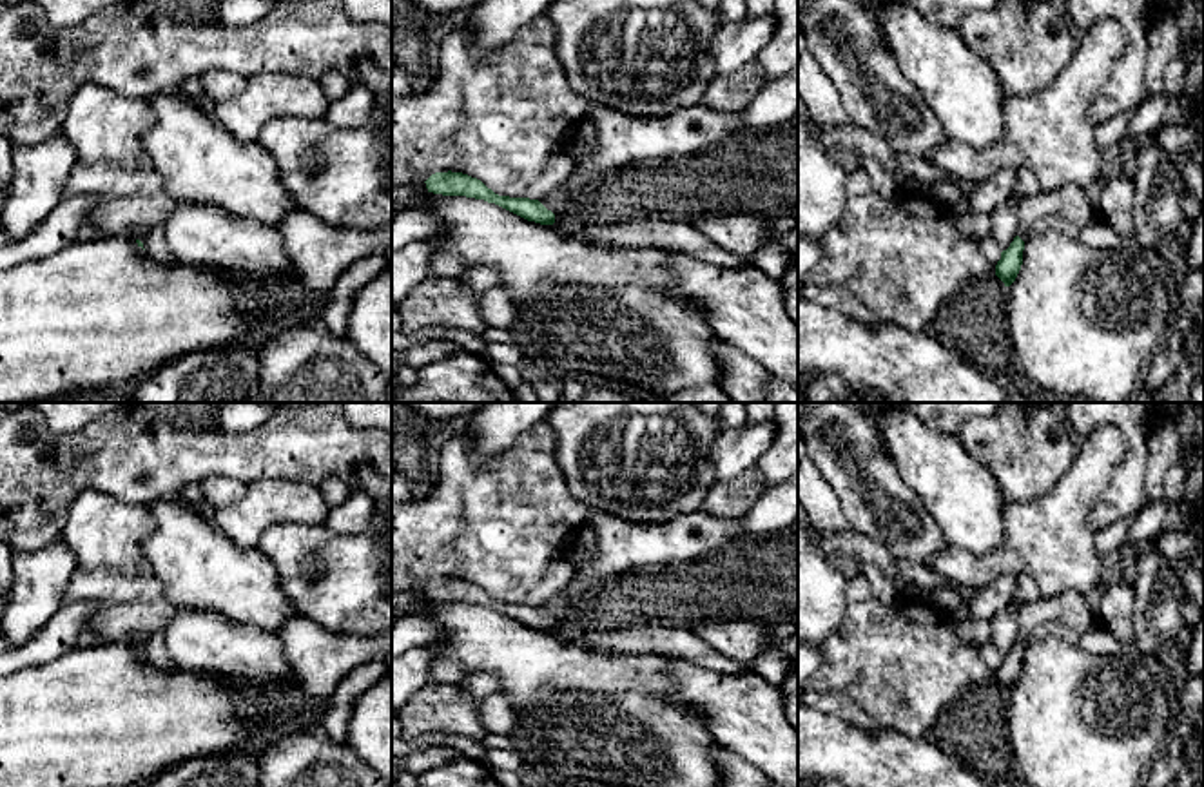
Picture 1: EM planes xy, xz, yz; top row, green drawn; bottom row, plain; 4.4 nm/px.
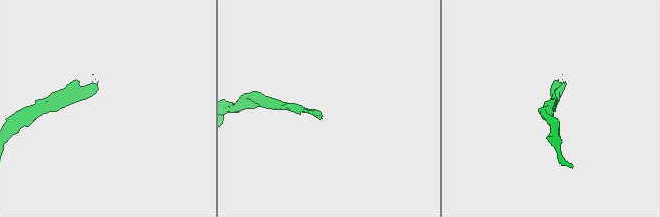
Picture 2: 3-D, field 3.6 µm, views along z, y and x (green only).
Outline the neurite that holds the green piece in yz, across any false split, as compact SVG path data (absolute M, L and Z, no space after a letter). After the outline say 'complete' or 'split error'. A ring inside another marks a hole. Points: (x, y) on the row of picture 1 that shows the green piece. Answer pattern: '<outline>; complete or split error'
M1064 185L1043 190L1035 196L1023 196L1017 203L1017 236L995 265L995 276L1010 287L1023 265L1024 239L1034 232L1037 219L1046 216L1064 218L1077 228L1088 225L1095 216L1093 196L1079 185Z; split error

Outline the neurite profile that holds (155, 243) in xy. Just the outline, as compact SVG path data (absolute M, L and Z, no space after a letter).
M154 225L143 232L136 227L129 227L127 234L138 238L143 243L143 248L149 257L160 263L172 261L174 256L167 245L163 225Z

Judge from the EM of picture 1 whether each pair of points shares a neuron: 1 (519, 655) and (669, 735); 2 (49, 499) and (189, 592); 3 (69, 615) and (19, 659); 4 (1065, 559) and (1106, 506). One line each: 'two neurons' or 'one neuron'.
1: one neuron
2: two neurons
3: one neuron
4: two neurons

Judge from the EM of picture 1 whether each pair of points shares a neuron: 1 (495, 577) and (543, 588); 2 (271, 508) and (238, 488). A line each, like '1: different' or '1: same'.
1: different
2: different

